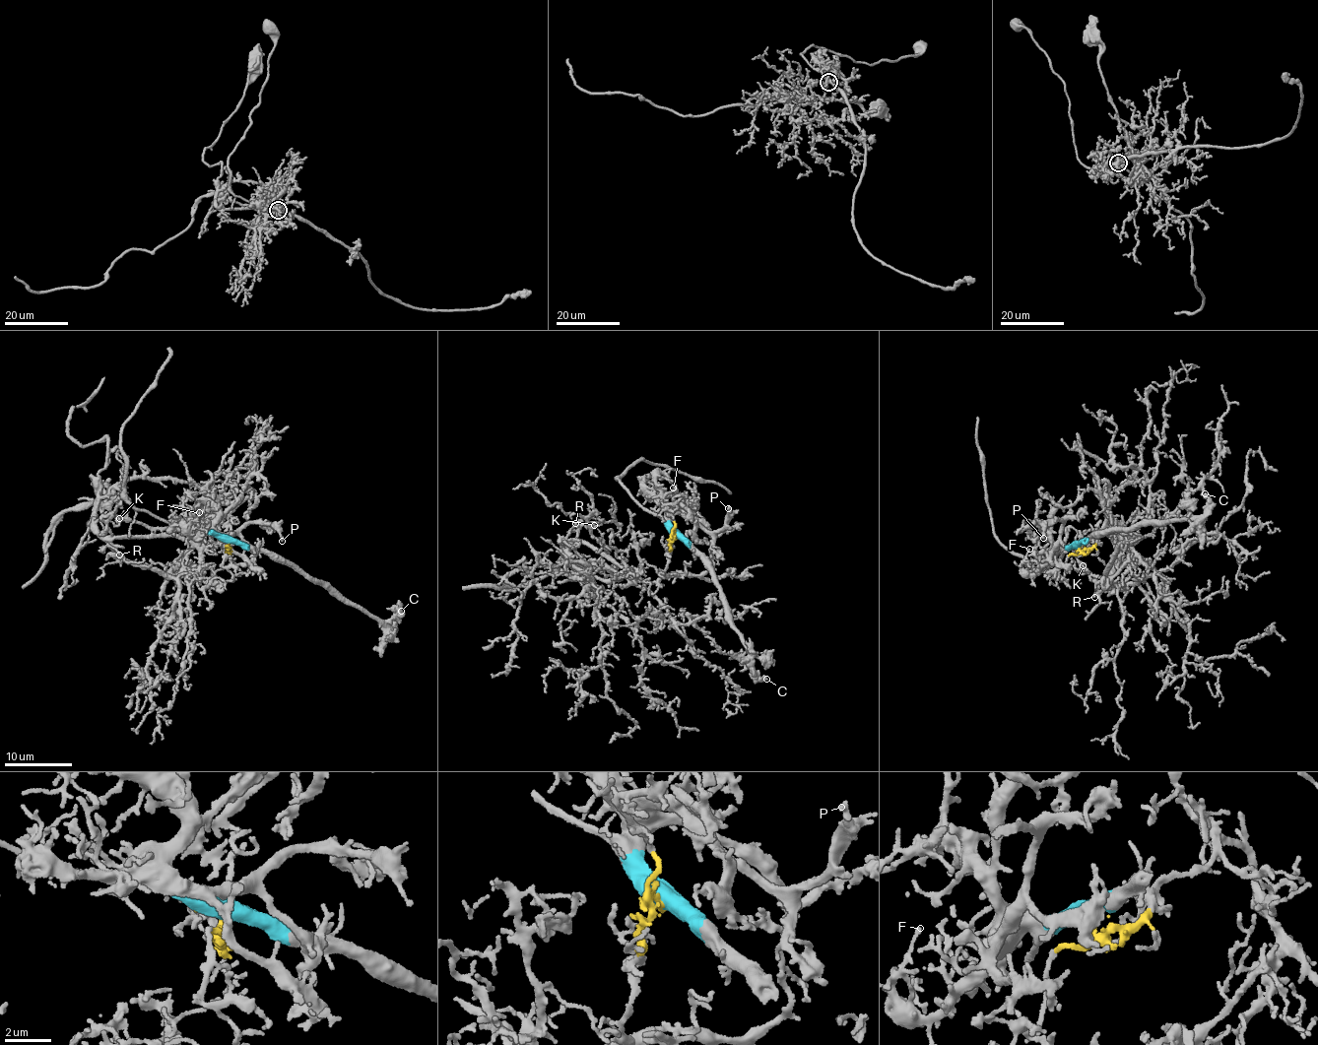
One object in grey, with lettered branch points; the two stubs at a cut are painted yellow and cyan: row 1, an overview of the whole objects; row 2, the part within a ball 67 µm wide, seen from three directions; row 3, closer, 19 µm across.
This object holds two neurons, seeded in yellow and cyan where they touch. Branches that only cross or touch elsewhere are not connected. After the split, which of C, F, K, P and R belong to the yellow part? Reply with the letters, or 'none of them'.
K, R

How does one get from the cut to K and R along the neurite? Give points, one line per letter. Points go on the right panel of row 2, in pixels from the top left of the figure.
K: (1081, 544), (1081, 549), (1087, 549), (1114, 527), (1124, 528), (1126, 541), (1103, 577), (1095, 578), (1082, 564)
R: (1081, 544), (1081, 549), (1087, 549), (1114, 527), (1124, 528), (1126, 541), (1107, 568), (1107, 587), (1094, 597)

